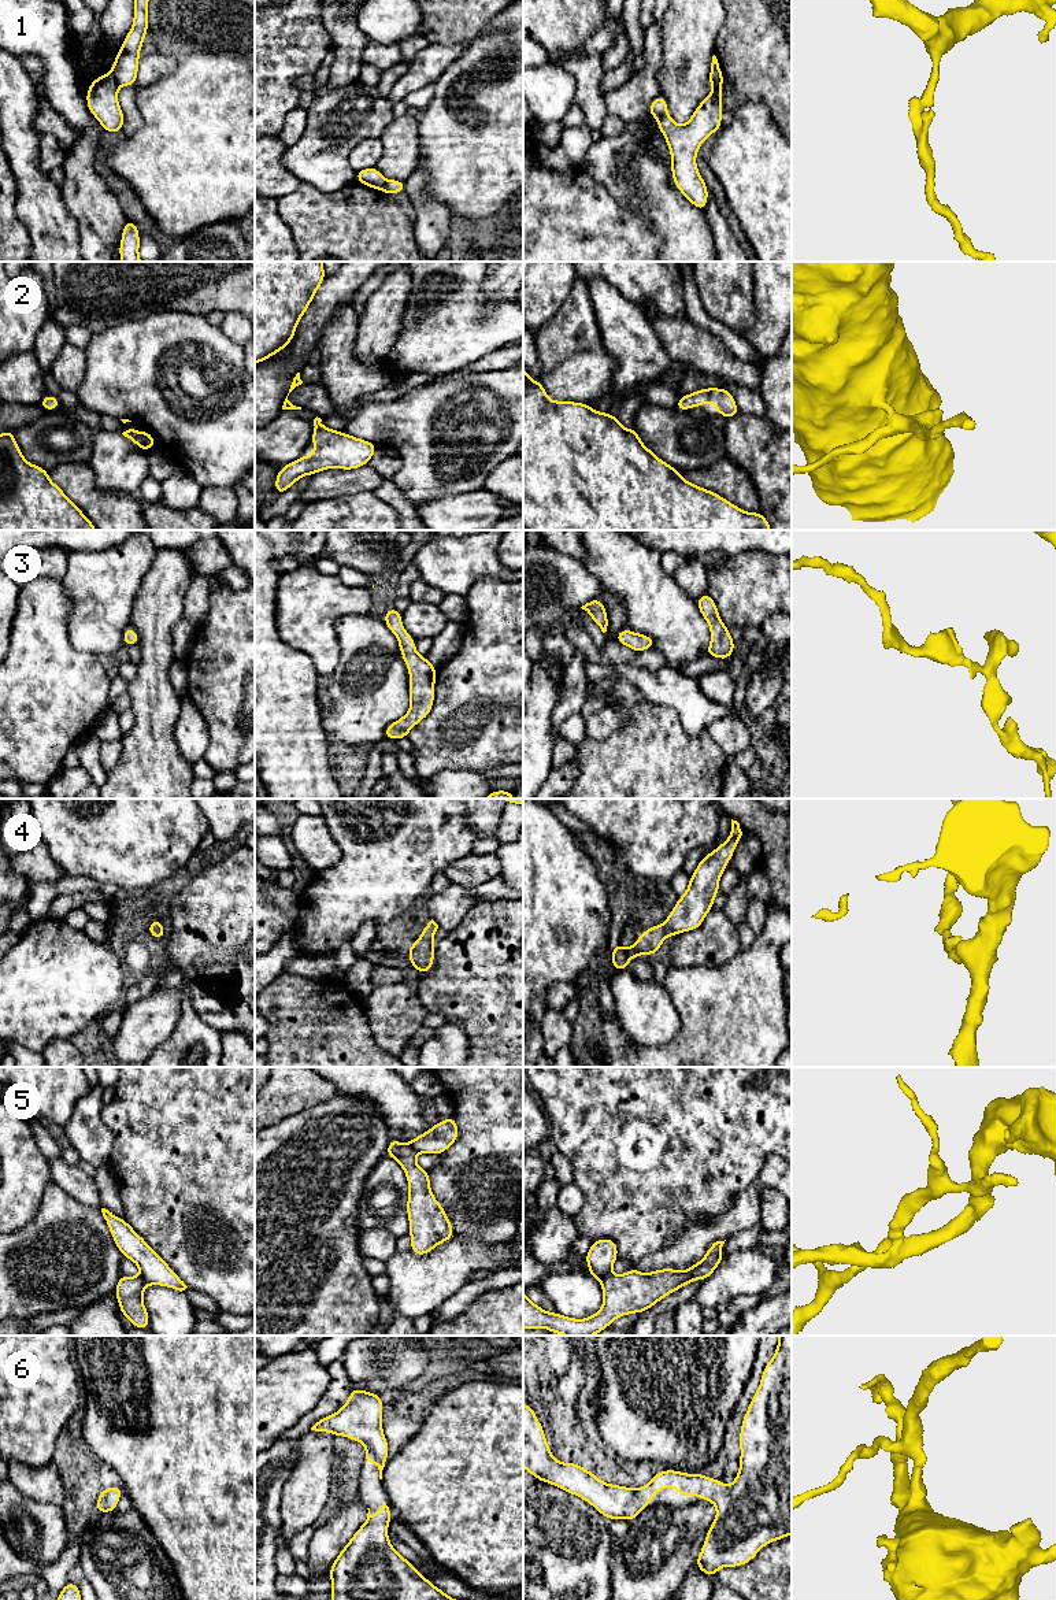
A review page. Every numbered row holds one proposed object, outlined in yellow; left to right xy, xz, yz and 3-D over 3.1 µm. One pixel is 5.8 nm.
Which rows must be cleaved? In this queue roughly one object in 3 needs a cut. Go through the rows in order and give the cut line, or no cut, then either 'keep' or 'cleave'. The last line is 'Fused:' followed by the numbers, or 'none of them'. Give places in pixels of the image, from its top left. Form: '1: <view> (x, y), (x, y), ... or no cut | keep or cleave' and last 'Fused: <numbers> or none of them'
1: xy (111, 71), (118, 85) | cleave
2: no cut | keep
3: no cut | keep
4: no cut | keep
5: yz (611, 1273), (600, 1281) | cleave
6: no cut | keep
Fused: 1, 5

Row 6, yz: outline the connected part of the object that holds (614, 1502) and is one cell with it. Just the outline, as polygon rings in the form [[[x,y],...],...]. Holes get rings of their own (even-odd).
[[[778,1336],[778,1347],[772,1359],[766,1364],[759,1389],[751,1400],[744,1415],[740,1430],[740,1471],[731,1485],[720,1484],[719,1478],[678,1470],[663,1470],[640,1489],[625,1488],[600,1481],[592,1471],[586,1471],[577,1463],[562,1463],[552,1456],[542,1425],[538,1422],[534,1410],[523,1403],[523,1467],[537,1477],[537,1481],[552,1484],[556,1488],[575,1495],[593,1505],[603,1516],[609,1519],[633,1521],[649,1505],[651,1497],[659,1495],[660,1488],[677,1488],[679,1496],[703,1497],[716,1507],[716,1516],[712,1522],[703,1549],[697,1558],[696,1567],[704,1574],[714,1577],[722,1566],[740,1567],[751,1562],[767,1544],[782,1540],[792,1534],[792,1336]]]

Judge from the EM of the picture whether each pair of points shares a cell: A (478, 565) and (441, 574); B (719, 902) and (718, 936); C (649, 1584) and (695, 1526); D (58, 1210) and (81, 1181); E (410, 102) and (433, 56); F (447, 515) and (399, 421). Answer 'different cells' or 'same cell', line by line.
A: same cell
B: different cells
C: same cell
D: different cells
E: different cells
F: different cells

